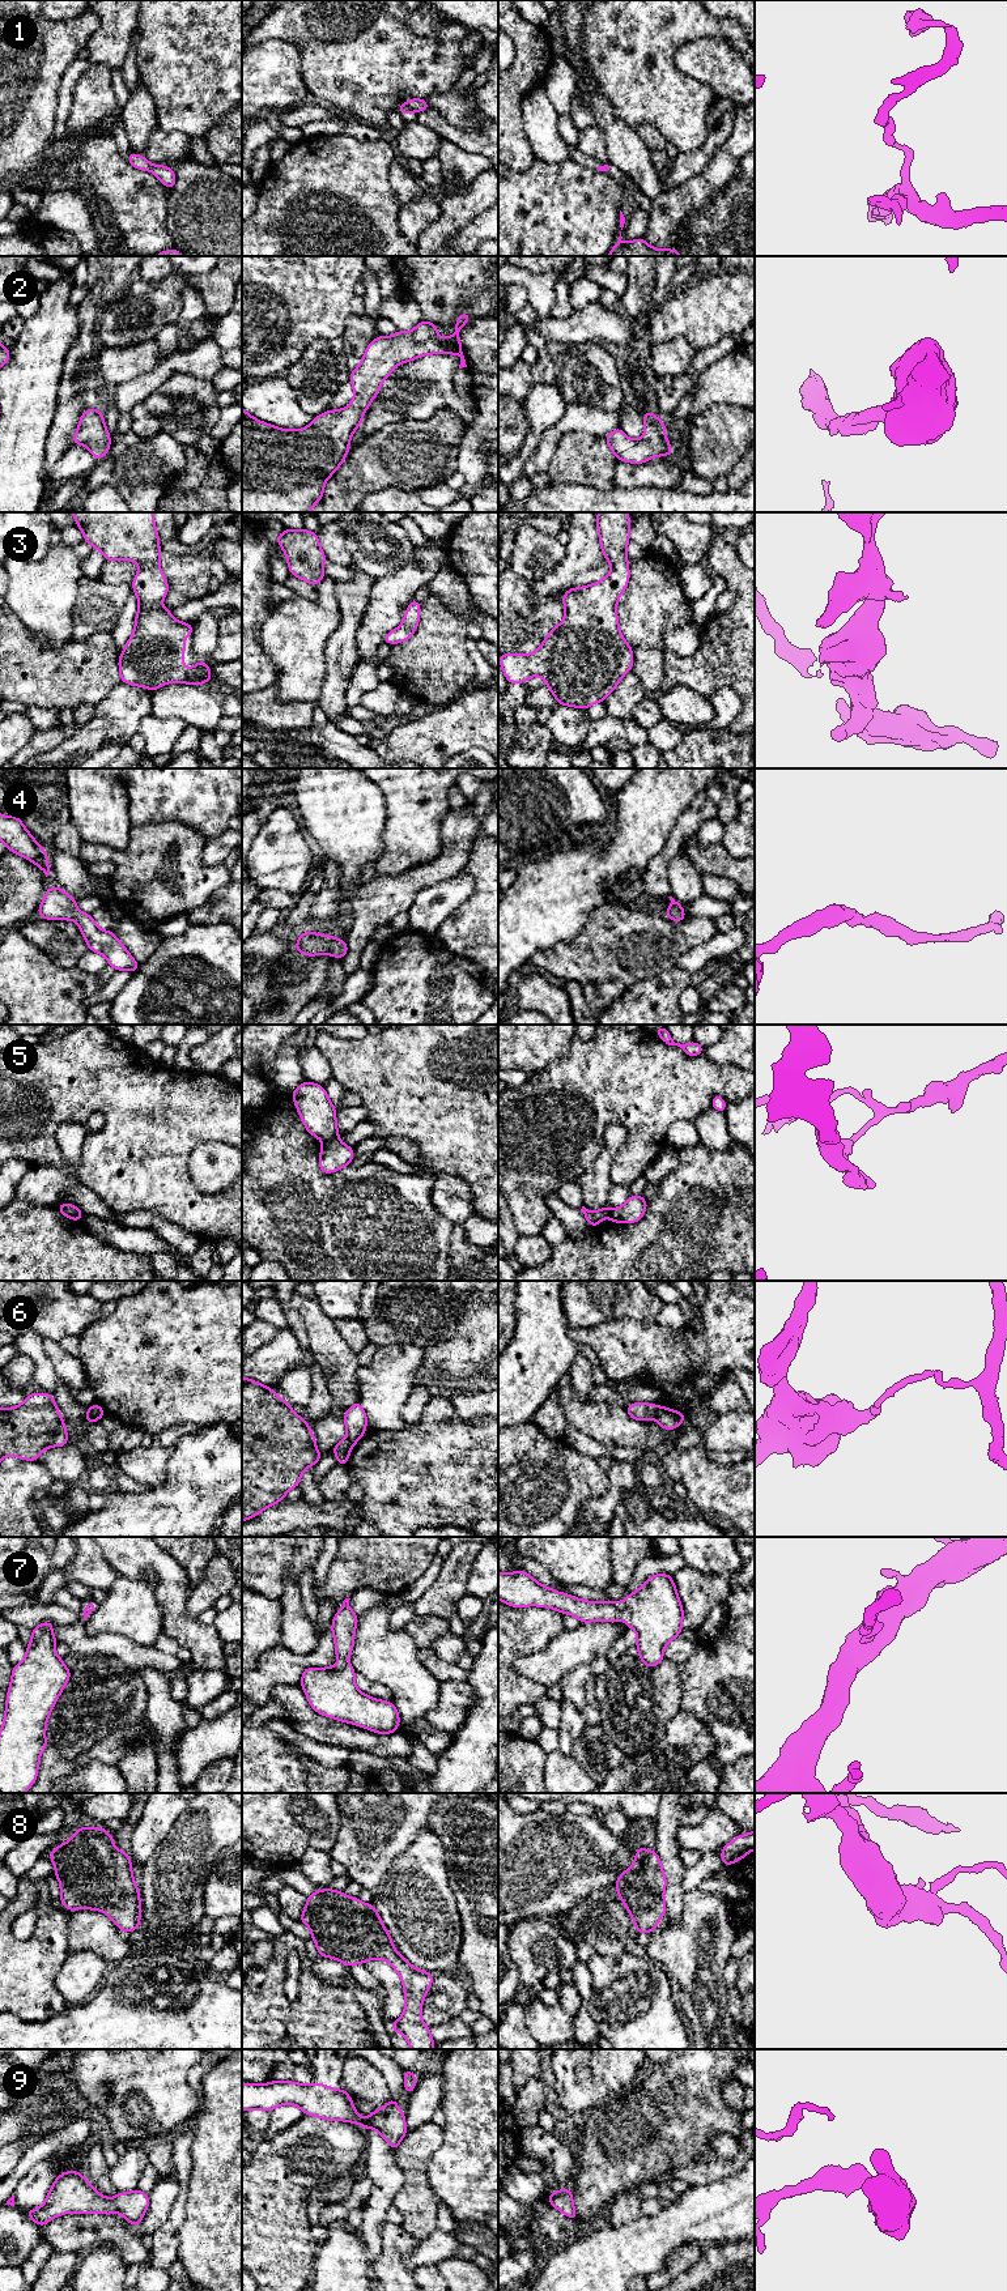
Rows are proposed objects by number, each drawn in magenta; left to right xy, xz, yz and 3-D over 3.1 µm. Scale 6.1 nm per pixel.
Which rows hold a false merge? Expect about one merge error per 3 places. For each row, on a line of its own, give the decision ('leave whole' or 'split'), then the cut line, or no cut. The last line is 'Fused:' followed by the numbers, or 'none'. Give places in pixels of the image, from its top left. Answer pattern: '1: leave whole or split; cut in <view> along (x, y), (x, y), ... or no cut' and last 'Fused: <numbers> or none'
1: split; cut in xz along (406, 103), (413, 111)
2: leave whole; no cut
3: leave whole; no cut
4: leave whole; no cut
5: split; cut in xz along (338, 1135), (323, 1141)
6: split; cut in xy along (89, 1408), (96, 1419)
7: leave whole; no cut
8: leave whole; no cut
9: leave whole; no cut
Fused: 1, 5, 6

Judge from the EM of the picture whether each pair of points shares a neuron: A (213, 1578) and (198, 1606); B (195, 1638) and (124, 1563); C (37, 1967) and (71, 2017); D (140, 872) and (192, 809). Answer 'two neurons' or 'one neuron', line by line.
A: one neuron
B: one neuron
C: two neurons
D: two neurons

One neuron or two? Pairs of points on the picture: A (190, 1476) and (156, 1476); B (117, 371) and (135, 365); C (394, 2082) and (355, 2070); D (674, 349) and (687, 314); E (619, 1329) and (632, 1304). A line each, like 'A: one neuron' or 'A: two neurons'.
A: two neurons
B: one neuron
C: two neurons
D: two neurons
E: two neurons

